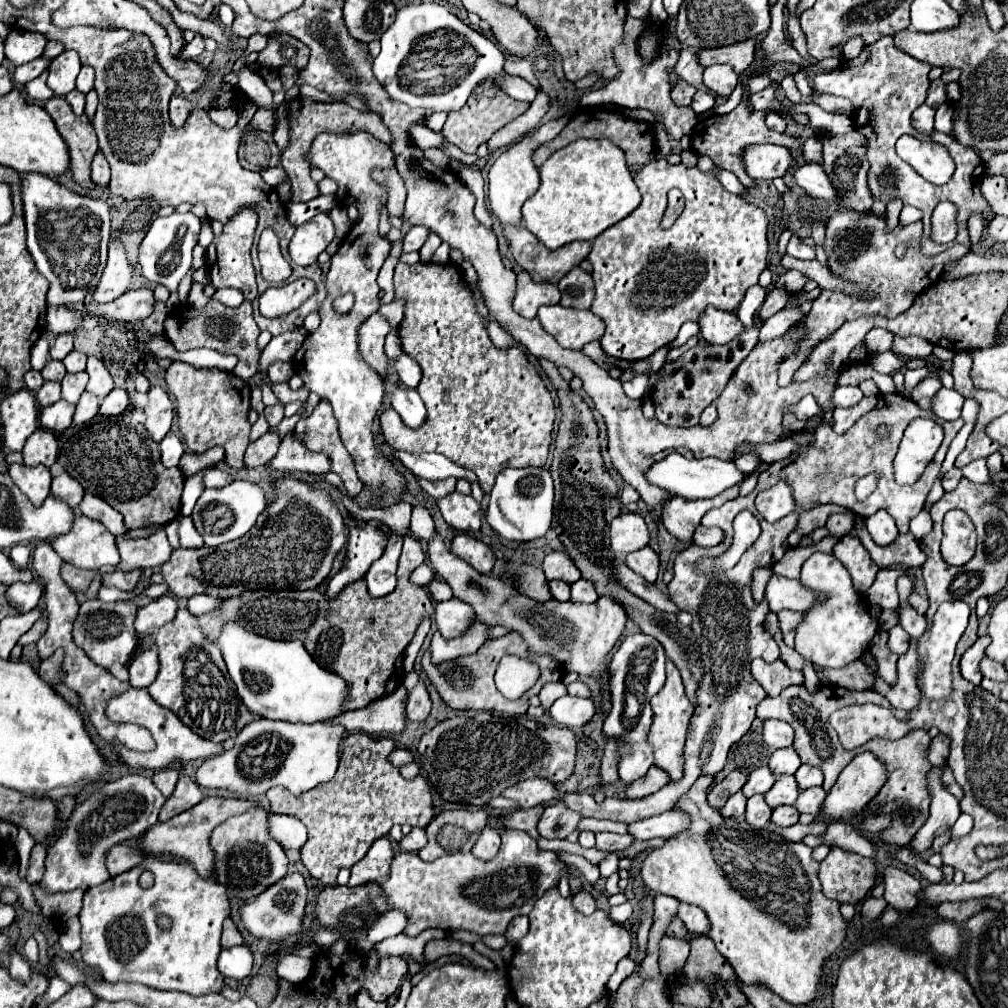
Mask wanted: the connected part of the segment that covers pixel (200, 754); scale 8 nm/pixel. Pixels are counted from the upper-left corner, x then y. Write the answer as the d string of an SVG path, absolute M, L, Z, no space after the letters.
M129 688L121 696L113 698L107 704L107 716L111 720L115 720L115 722L131 722L131 724L145 726L153 734L153 738L157 742L157 748L153 752L131 752L131 750L123 748L121 744L115 744L121 760L125 764L129 764L129 766L137 766L137 768L167 768L173 760L189 762L189 760L197 760L197 758L209 758L209 756L221 754L225 750L221 742L217 744L213 740L205 740L205 738L197 736L195 732L191 732L191 728L187 728L179 720L179 716L175 716L175 712L171 712L169 708L163 708L161 704L151 700L151 696L149 696L149 692L145 688Z

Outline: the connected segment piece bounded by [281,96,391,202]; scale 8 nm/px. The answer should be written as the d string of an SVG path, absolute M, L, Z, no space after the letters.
M297 96L295 100L289 102L289 126L291 126L291 138L289 138L289 146L281 156L281 166L287 172L289 180L291 180L291 190L293 190L293 202L309 202L315 196L319 196L319 188L317 184L311 180L309 170L311 166L305 160L305 154L311 148L311 142L315 140L317 134L323 132L336 133L336 134L353 134L353 132L369 132L375 138L383 140L385 144L391 144L391 134L389 130L383 126L381 118L373 112L361 112L351 108L345 102L313 102L305 96Z

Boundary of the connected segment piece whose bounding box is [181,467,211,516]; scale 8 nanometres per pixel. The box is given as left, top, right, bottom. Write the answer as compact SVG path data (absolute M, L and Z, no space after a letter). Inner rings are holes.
M207 467L193 476L186 478L184 489L181 496L181 514L190 516L193 508L204 491L203 477L205 472L211 467Z

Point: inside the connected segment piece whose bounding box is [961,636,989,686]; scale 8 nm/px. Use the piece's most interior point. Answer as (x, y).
(970, 662)

